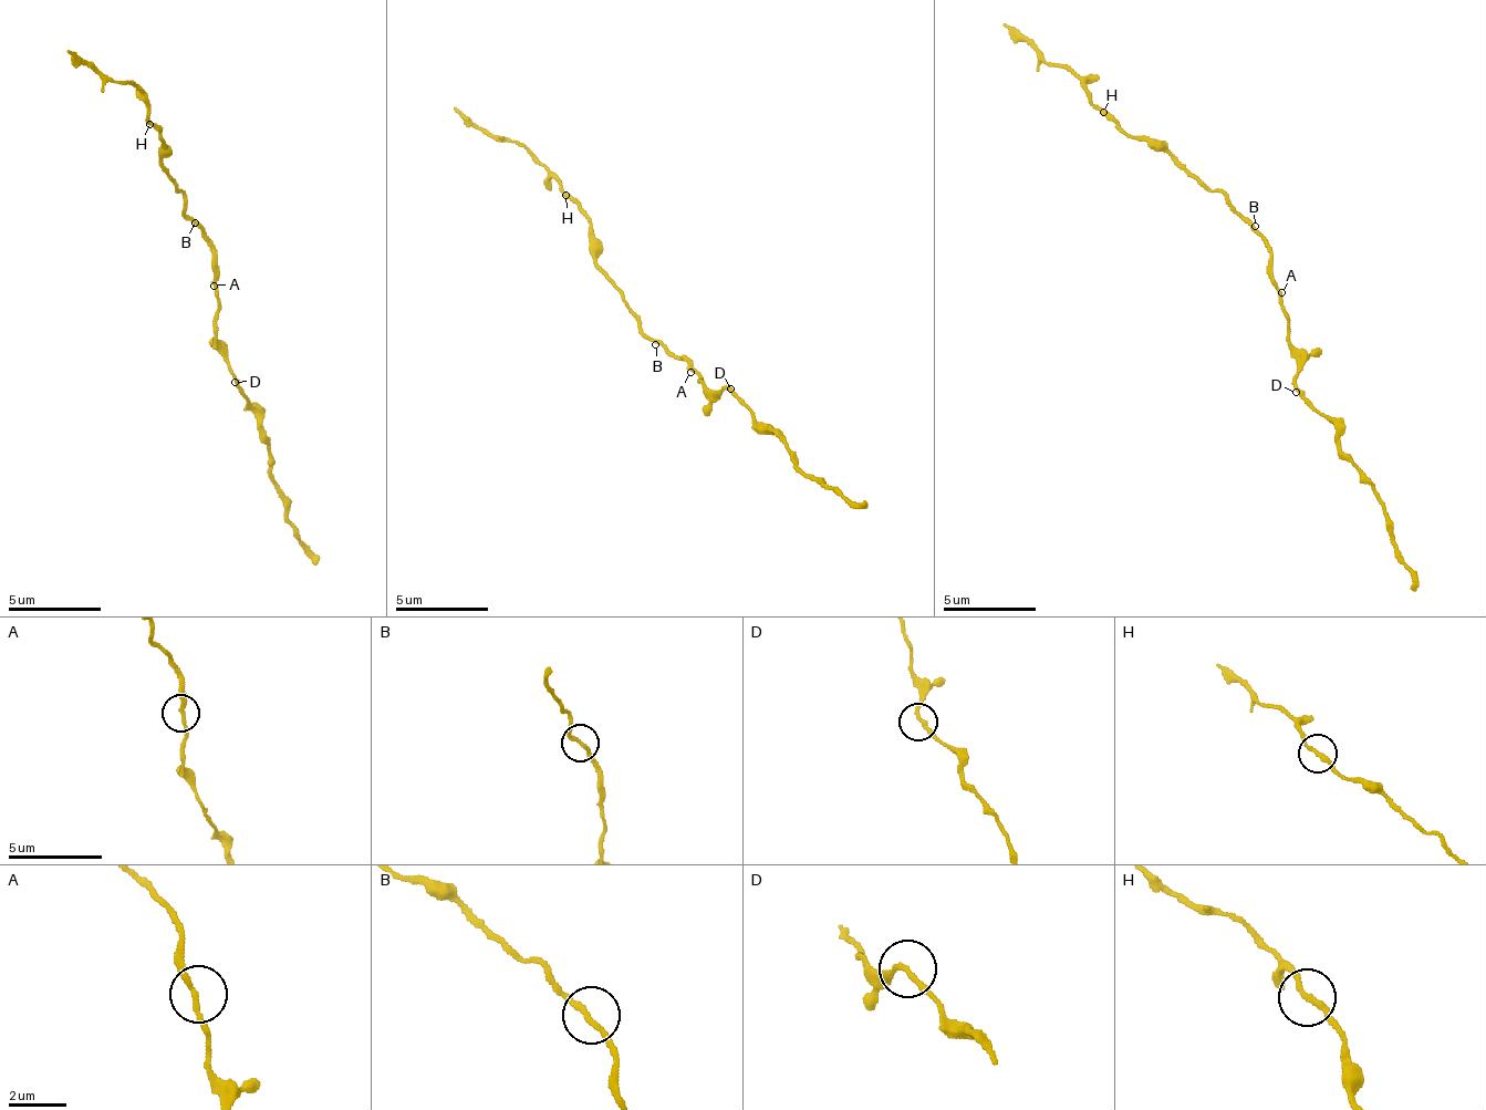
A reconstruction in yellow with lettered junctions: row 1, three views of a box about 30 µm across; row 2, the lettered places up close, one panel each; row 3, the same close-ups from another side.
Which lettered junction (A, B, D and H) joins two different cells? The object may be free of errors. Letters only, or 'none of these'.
none of these

